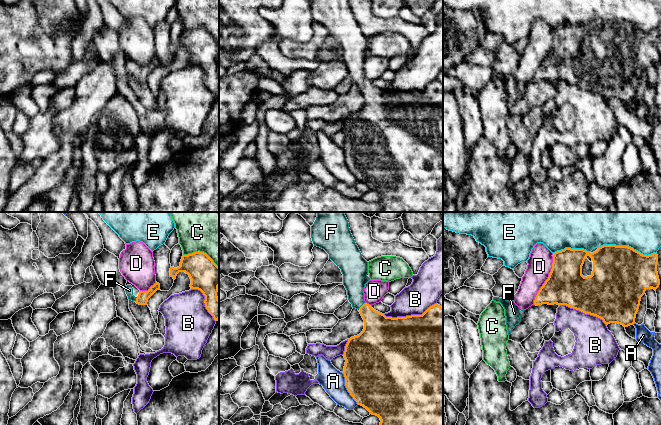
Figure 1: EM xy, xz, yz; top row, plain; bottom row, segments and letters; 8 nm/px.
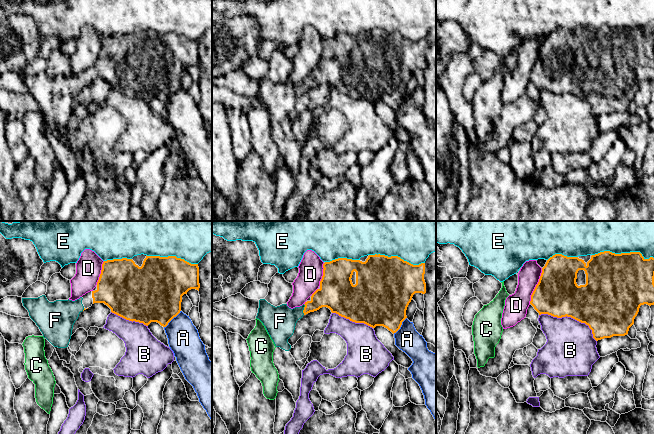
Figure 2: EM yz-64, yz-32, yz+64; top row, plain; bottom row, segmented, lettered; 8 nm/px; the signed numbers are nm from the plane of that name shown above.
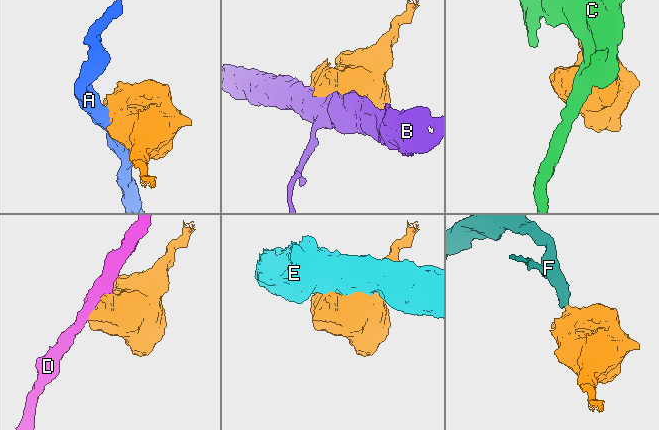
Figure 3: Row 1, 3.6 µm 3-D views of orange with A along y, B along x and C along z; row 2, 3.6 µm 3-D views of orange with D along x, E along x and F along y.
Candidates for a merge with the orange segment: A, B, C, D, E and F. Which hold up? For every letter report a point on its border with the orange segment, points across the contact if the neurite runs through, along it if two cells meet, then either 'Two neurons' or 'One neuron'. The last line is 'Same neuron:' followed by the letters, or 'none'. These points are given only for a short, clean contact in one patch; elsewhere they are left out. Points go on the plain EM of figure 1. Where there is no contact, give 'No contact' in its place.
A: Touches orange at xz (347, 165). Two neurons
B: Touches orange at xz (409, 92). Two neurons
C: Touches orange at xy (201, 28). Two neurons
D: Touches orange at yz (546, 56). Two neurons
E: Touches orange at yz (627, 22). Two neurons
F: Touches orange at xz (362, 81). Path across: xz (379, 107), (375, 98), (362, 81), (355, 71), (355, 53). One neuron
Same neuron: F

